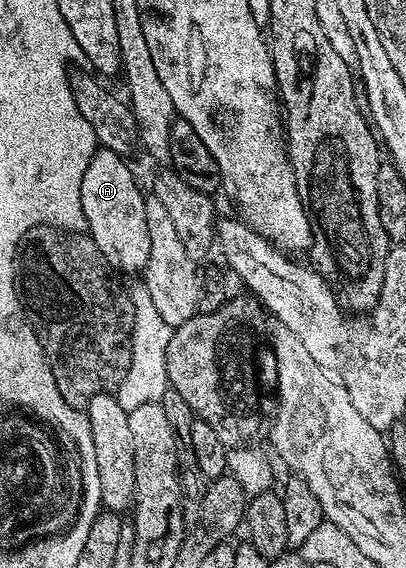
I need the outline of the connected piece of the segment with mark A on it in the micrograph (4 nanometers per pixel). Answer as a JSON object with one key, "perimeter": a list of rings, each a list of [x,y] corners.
{"perimeter":[[[103,149],[96,150],[90,165],[86,165],[86,173],[82,173],[80,200],[82,201],[82,213],[86,217],[88,226],[86,234],[94,241],[94,245],[98,245],[108,266],[117,272],[136,271],[140,273],[143,272],[146,261],[150,257],[150,232],[146,229],[146,209],[144,208],[146,195],[145,192],[140,192],[140,187],[136,184],[128,163],[129,160],[118,153]]]}

